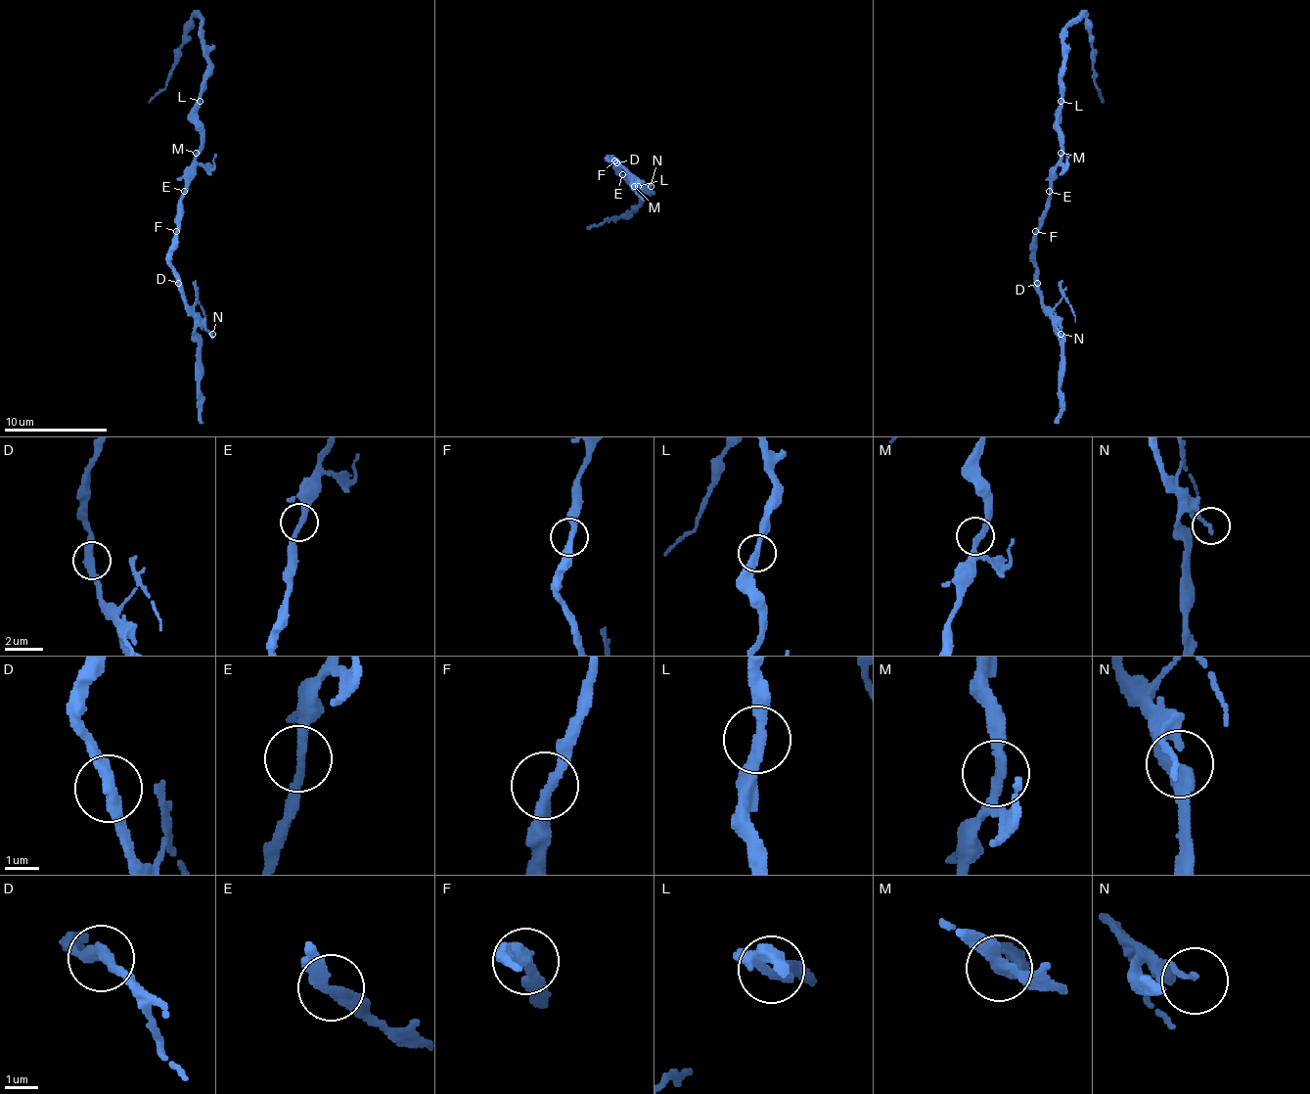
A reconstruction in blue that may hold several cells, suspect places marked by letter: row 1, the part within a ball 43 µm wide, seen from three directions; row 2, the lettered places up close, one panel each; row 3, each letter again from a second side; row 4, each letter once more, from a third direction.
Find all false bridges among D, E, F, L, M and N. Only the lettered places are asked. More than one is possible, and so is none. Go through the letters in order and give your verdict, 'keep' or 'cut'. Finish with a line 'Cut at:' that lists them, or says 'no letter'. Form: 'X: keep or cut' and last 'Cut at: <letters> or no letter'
D: keep
E: keep
F: keep
L: keep
M: keep
N: keep
Cut at: no letter

